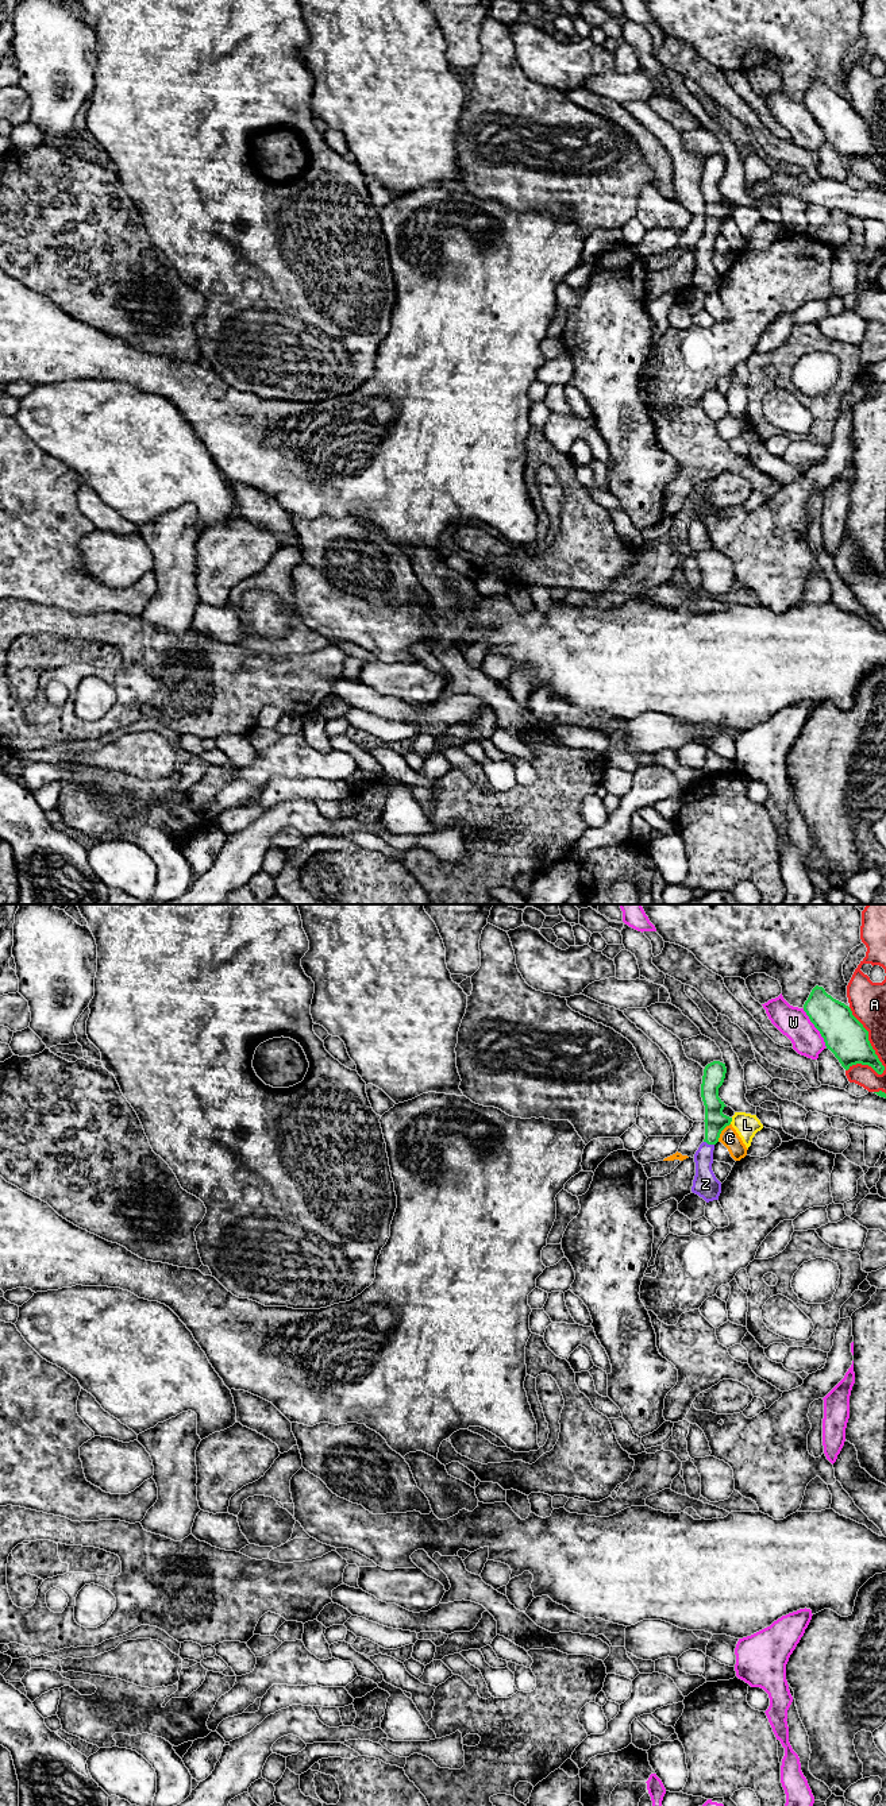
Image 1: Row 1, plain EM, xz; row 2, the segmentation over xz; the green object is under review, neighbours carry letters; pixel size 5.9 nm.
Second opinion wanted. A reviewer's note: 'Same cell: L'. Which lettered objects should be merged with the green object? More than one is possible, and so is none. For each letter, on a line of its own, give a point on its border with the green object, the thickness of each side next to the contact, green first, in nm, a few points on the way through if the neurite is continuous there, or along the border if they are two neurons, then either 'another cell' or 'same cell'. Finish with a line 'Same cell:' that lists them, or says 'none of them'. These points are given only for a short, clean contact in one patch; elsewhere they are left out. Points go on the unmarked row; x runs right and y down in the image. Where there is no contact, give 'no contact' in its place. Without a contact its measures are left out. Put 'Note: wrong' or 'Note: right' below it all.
A: contact xz (869, 134); calibres 240 and 220 nm; another cell
C: contact xz (720, 226); calibres 130 and 110 nm; border xz (730, 216), (721, 224), (717, 234); another cell
L: contact xz (731, 213); calibres 130 and 140 nm; another cell
W: contact xz (815, 119); calibres 240 and 190 nm; another cell
Z: contact xz (709, 236); calibres 130 and 150 nm; way xz (715, 213), (709, 236), (705, 242), (705, 277); same cell
Same cell: Z
Note: wrong

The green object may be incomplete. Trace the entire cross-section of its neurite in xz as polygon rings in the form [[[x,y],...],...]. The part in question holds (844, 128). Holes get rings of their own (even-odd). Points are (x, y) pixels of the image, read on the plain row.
[[[816,78],[804,97],[804,104],[820,124],[827,142],[845,163],[862,157],[871,159],[878,167],[883,166],[885,159],[868,134],[868,124],[852,108],[848,99]]]

